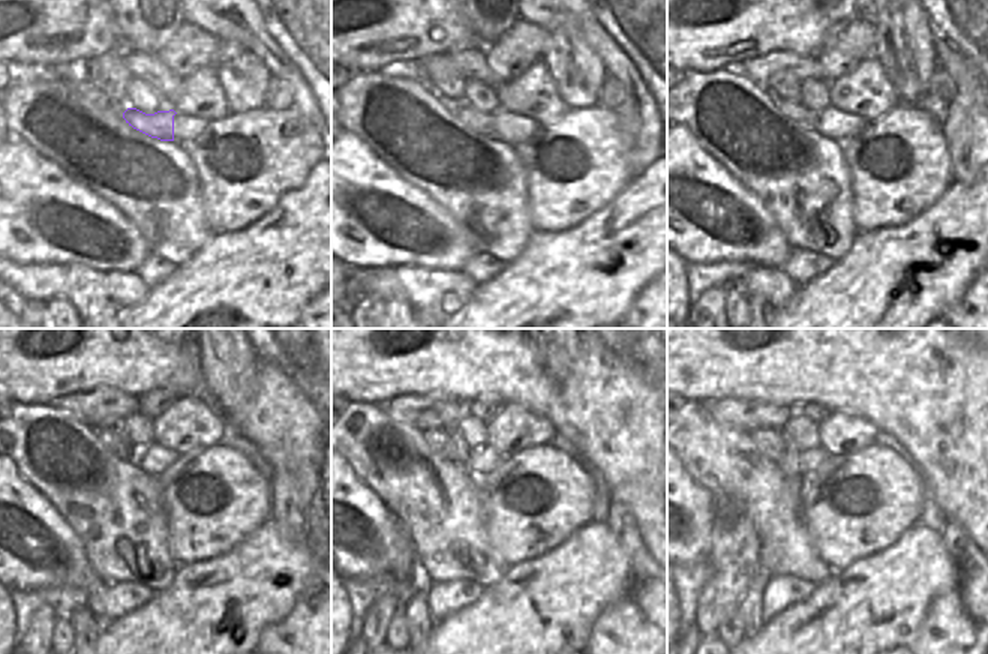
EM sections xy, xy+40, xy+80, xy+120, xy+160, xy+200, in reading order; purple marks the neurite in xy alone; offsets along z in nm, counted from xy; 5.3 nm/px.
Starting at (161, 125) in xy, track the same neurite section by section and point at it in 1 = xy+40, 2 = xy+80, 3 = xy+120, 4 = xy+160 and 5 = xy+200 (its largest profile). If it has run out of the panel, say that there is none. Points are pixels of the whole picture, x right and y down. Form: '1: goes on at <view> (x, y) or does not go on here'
1: goes on at xy+40 (483, 123)
2: goes on at xy+80 (796, 111)
3: goes on at xy+120 (108, 441)
4: goes on at xy+160 (438, 440)
5: goes on at xy+200 (769, 441)

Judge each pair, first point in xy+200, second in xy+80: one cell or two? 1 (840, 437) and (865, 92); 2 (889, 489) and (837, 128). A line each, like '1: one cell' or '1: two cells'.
1: one cell
2: two cells

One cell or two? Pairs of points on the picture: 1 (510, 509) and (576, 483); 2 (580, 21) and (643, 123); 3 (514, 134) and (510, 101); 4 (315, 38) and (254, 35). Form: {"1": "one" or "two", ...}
{"1": "one", "2": "one", "3": "two", "4": "two"}

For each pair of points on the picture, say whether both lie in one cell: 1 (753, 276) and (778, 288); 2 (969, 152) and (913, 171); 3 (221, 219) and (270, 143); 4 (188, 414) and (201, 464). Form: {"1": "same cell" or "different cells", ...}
{"1": "same cell", "2": "different cells", "3": "same cell", "4": "different cells"}

